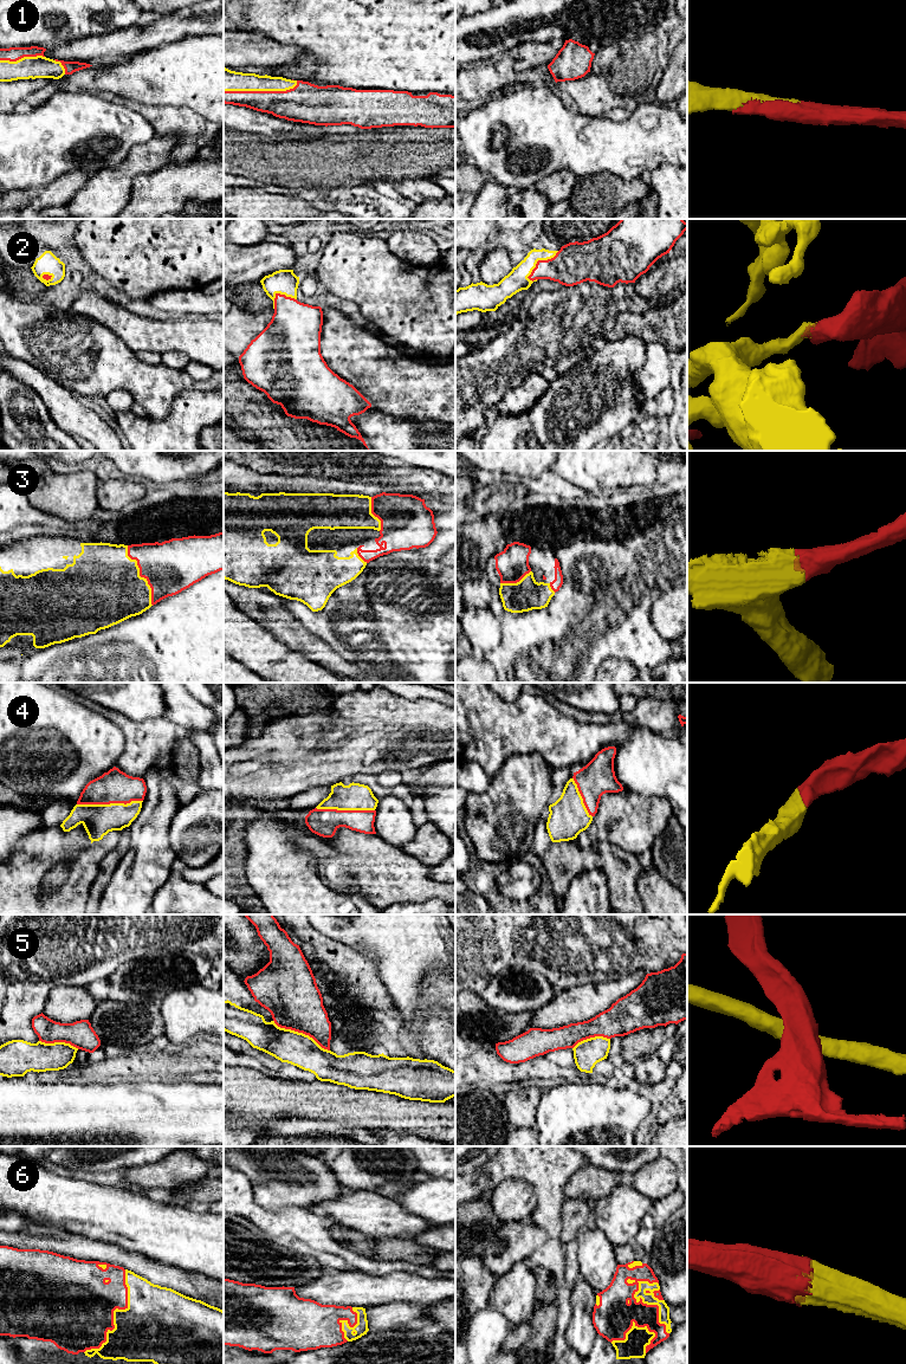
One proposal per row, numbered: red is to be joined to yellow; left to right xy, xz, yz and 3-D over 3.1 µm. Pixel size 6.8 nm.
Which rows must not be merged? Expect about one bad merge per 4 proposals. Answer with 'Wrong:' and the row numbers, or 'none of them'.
Wrong: 5

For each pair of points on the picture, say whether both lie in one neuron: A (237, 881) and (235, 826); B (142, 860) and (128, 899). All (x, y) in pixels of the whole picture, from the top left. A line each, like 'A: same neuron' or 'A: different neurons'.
A: same neuron
B: same neuron

